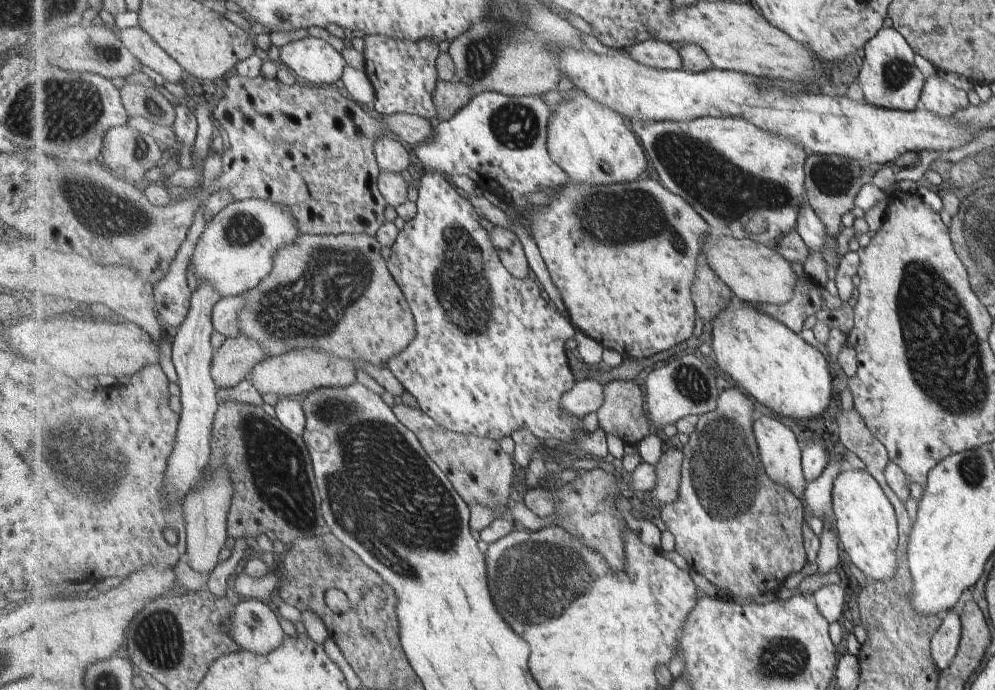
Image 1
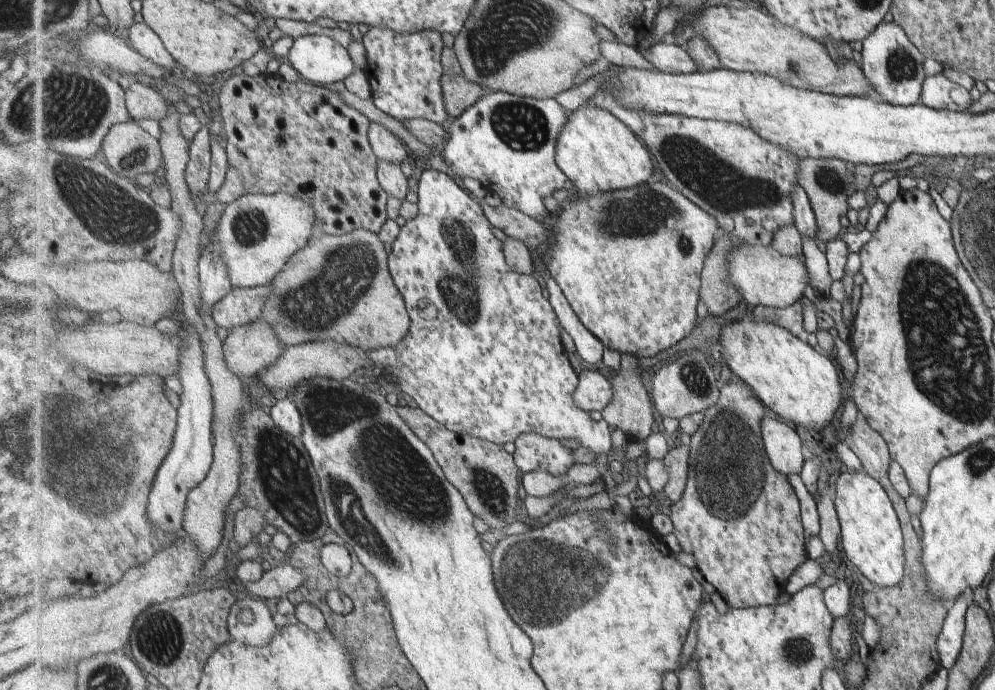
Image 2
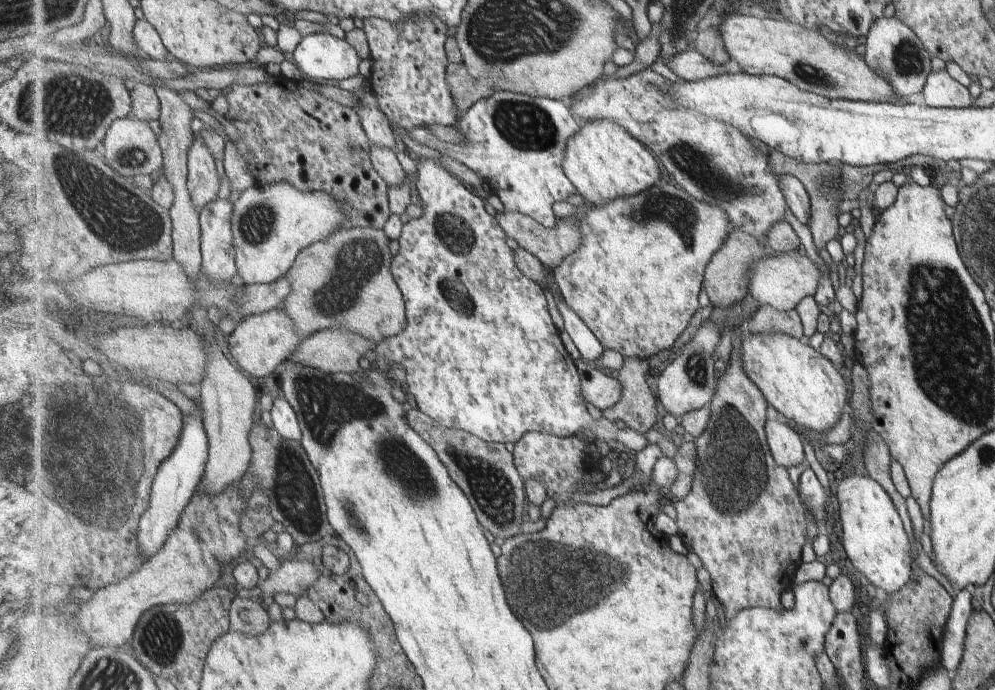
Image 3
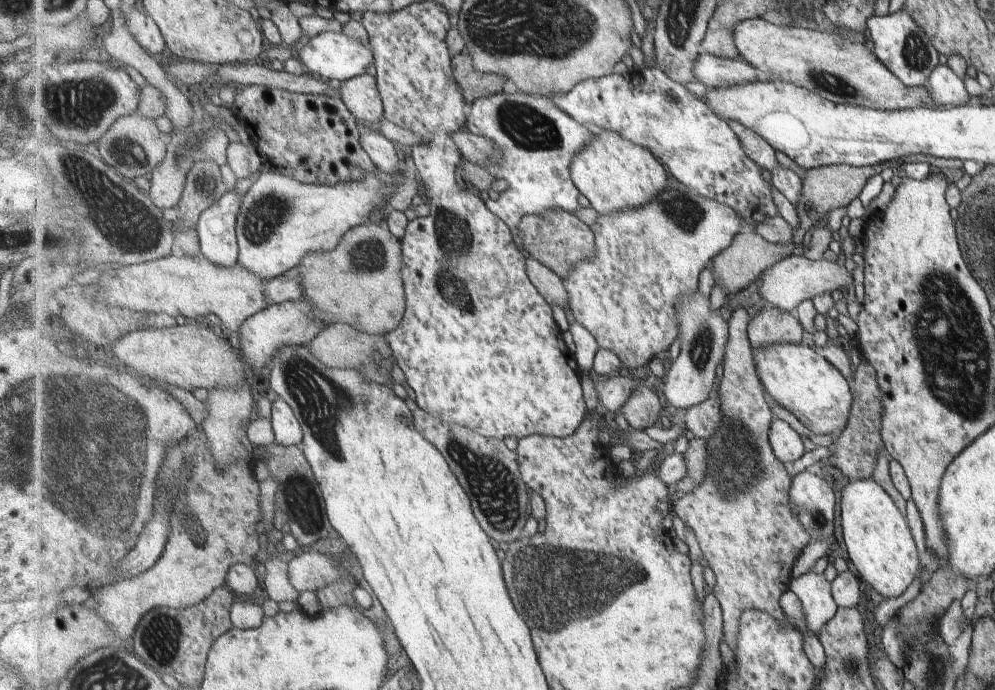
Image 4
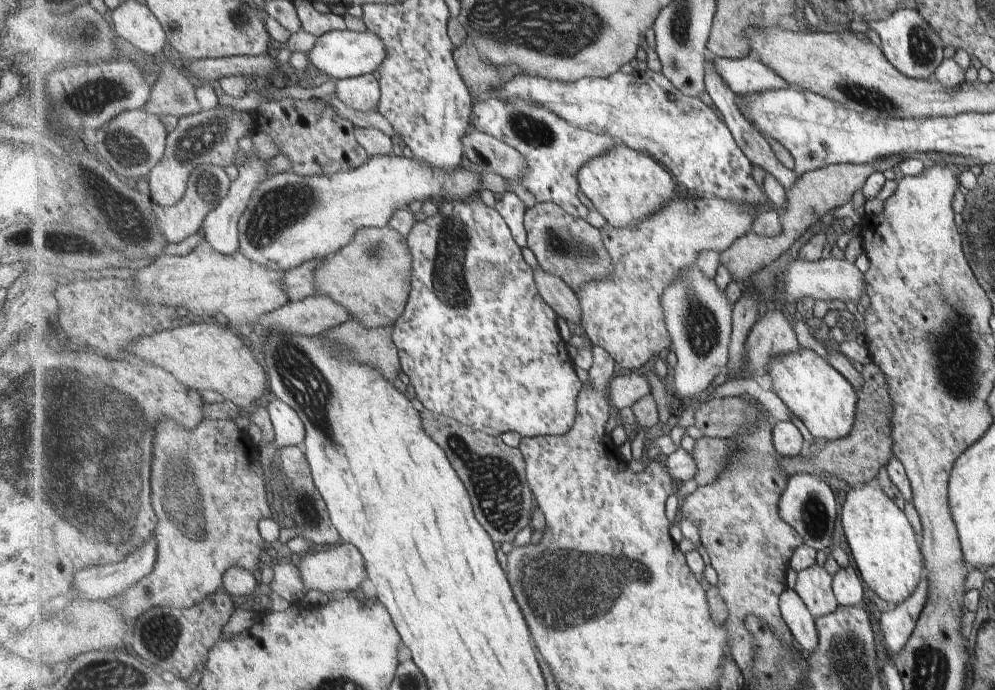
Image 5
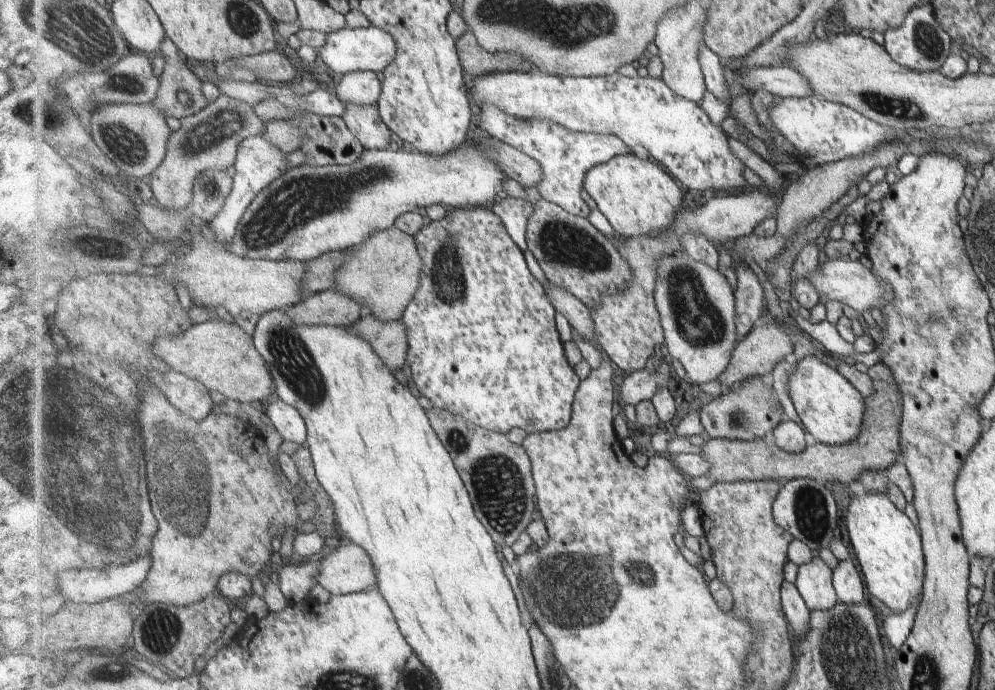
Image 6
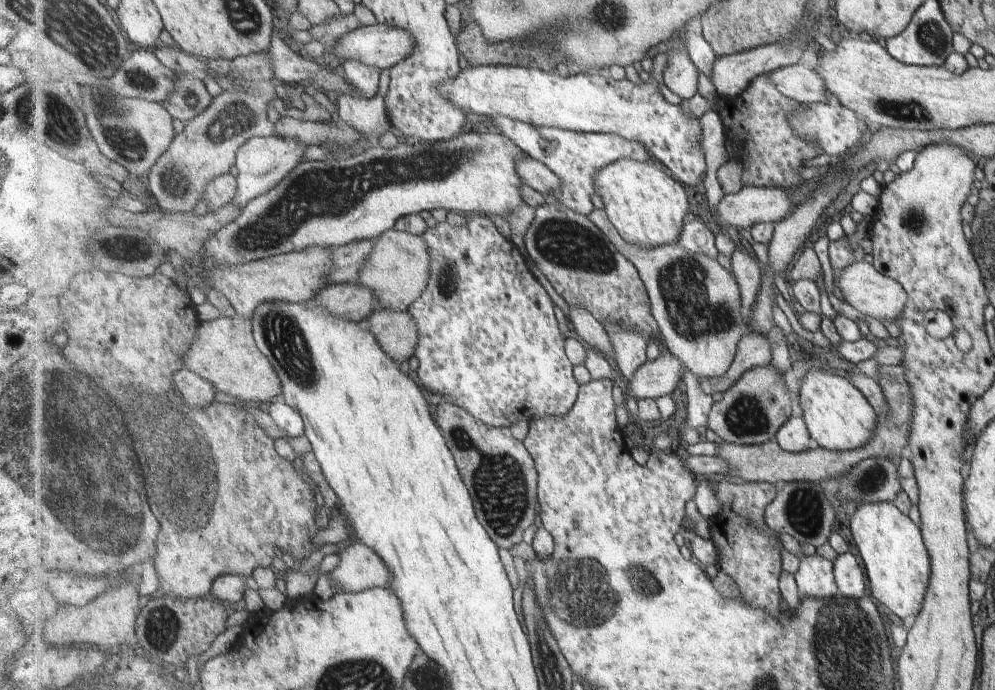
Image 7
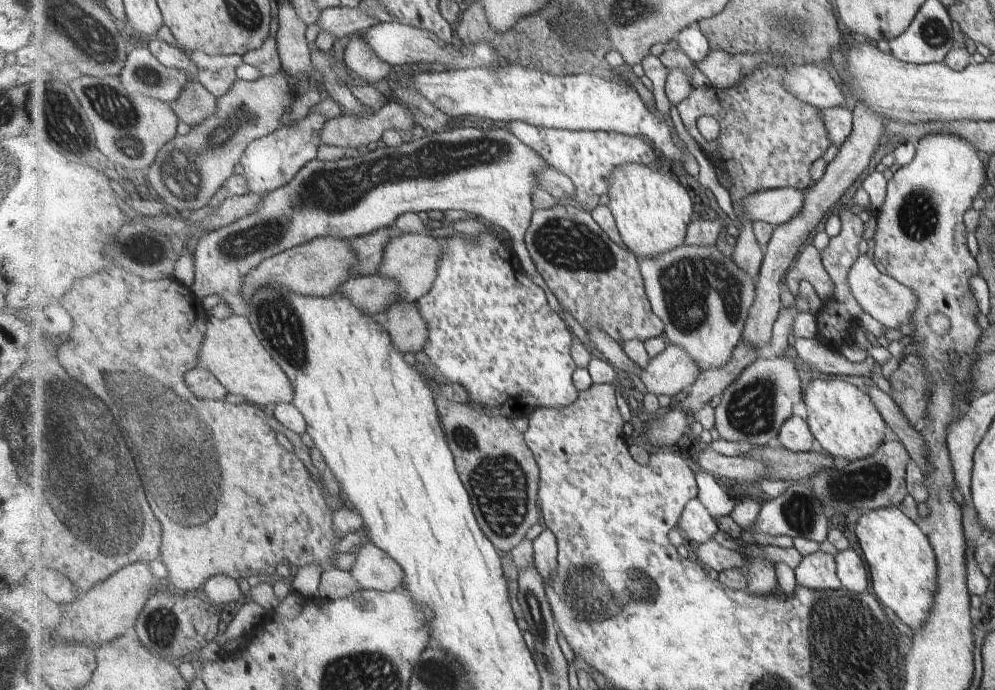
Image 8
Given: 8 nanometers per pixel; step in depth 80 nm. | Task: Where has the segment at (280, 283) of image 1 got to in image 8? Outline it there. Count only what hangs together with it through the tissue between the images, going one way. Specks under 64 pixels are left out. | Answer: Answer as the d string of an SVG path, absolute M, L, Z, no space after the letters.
M406 233L390 242L384 254L384 264L377 274L395 277L400 282L400 300L417 302L434 287L443 256L444 246L436 233Z

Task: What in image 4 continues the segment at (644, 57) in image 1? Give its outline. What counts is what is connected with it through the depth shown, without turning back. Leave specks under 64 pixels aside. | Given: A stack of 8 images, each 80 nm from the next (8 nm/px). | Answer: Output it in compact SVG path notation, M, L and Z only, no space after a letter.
M703 52L697 59L694 69L701 82L706 88L729 87L746 85L763 81L759 78L758 70L747 60L726 59L714 54Z

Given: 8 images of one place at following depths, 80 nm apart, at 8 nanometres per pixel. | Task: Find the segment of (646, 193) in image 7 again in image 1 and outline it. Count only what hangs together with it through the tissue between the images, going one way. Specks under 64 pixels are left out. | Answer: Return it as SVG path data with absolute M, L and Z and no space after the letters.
M577 96L555 106L548 132L552 159L571 176L571 181L597 185L632 183L644 178L651 162L628 122L616 110L592 99Z

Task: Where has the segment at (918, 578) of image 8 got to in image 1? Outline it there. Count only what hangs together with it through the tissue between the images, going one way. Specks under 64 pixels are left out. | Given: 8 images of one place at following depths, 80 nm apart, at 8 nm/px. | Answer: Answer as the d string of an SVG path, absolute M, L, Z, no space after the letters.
M845 467L834 482L833 508L837 536L853 564L867 579L889 581L895 574L896 513L877 479L867 469Z

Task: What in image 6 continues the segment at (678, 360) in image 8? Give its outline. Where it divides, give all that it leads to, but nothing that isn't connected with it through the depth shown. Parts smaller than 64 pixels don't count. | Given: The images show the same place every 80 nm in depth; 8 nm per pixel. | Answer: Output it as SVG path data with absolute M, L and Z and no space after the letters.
M661 364L657 372L649 372L648 367L631 373L623 379L617 397L626 404L636 405L643 400L652 400L661 386L670 384L672 366Z

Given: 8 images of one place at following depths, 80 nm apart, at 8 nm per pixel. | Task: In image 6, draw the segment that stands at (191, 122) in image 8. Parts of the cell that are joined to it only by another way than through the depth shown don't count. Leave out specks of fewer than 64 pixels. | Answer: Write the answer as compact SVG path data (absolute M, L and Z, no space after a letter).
M167 37L161 44L161 53L165 68L153 106L165 116L178 120L202 112L209 104L203 93L204 81L196 78L191 70L187 70L183 54Z

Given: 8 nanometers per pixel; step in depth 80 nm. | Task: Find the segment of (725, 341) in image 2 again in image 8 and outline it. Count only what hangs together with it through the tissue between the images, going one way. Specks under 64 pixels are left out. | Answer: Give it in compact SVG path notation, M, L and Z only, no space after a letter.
M812 380L805 389L807 421L823 451L835 460L858 461L876 453L885 438L885 422L871 395L843 380Z

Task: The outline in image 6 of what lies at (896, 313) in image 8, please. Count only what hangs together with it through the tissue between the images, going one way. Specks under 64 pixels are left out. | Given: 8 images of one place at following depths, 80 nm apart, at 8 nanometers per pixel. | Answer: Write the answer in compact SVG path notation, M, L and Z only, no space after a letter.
M835 259L826 261L823 266L819 266L815 272L807 274L805 278L815 288L818 296L827 301L837 301L852 307L859 313L869 312L876 308L881 309L885 302L893 298L893 290L889 284L881 282L872 268L867 268L863 262L845 259Z

